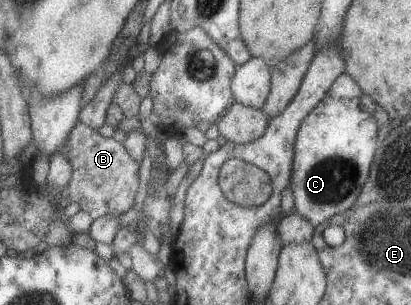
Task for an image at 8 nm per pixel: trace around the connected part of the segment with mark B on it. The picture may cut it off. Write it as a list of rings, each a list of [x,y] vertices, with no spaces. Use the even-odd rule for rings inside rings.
[[[78,120],[70,130],[66,147],[72,170],[66,184],[67,194],[70,201],[77,202],[81,211],[95,220],[103,215],[117,217],[133,206],[133,196],[138,187],[139,163],[129,156],[122,143],[112,137],[101,136],[97,129],[89,128]]]

